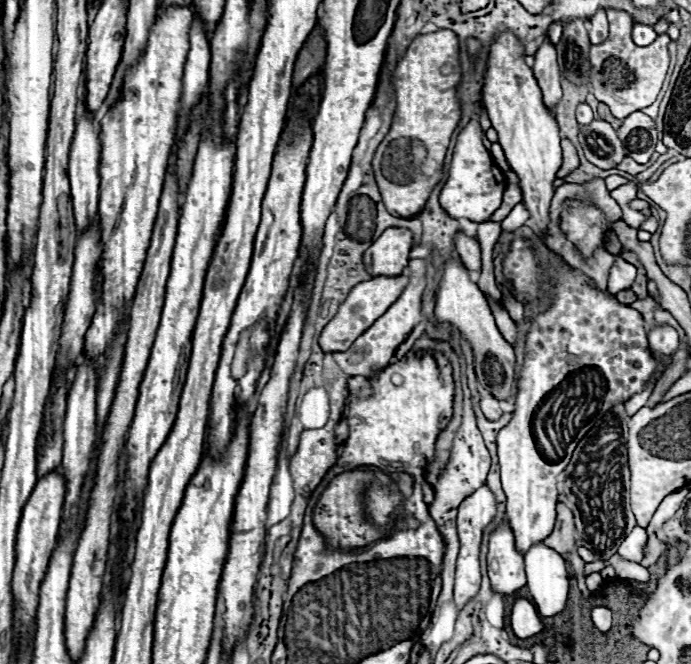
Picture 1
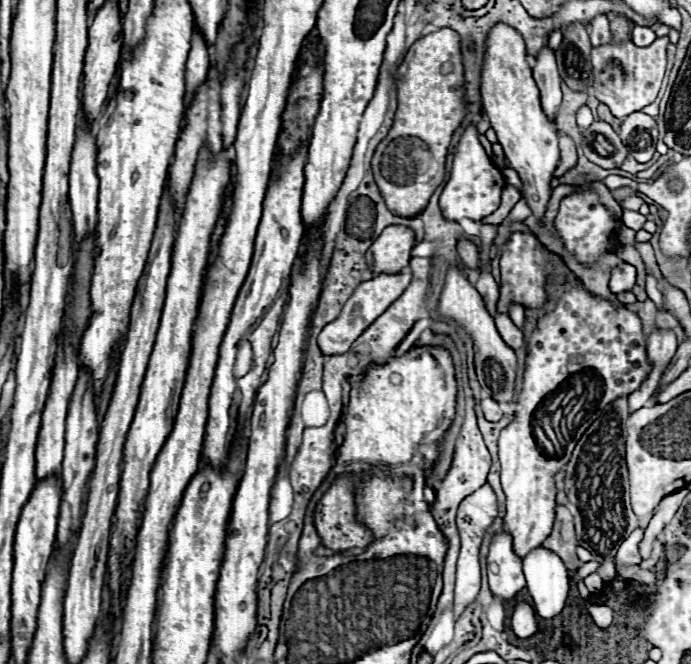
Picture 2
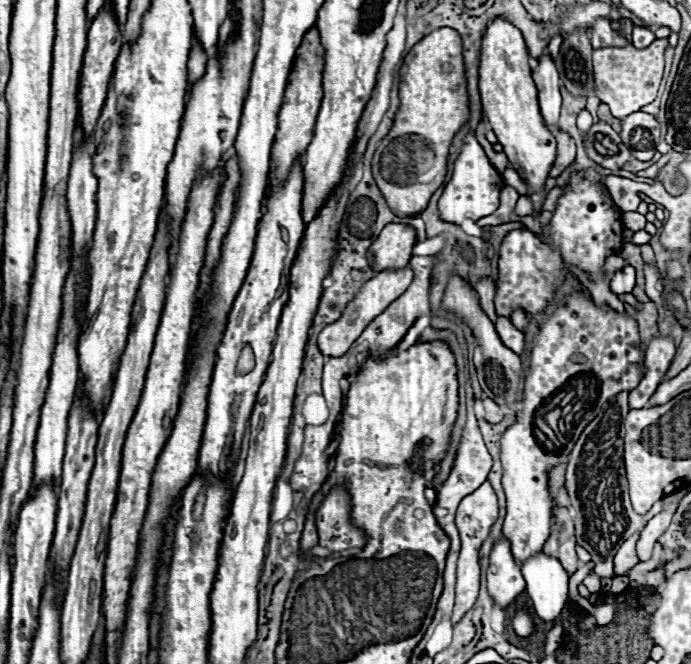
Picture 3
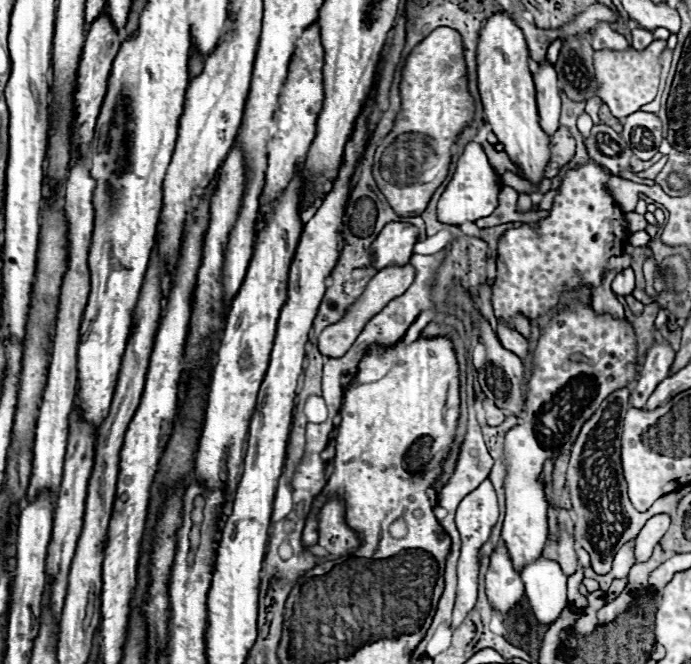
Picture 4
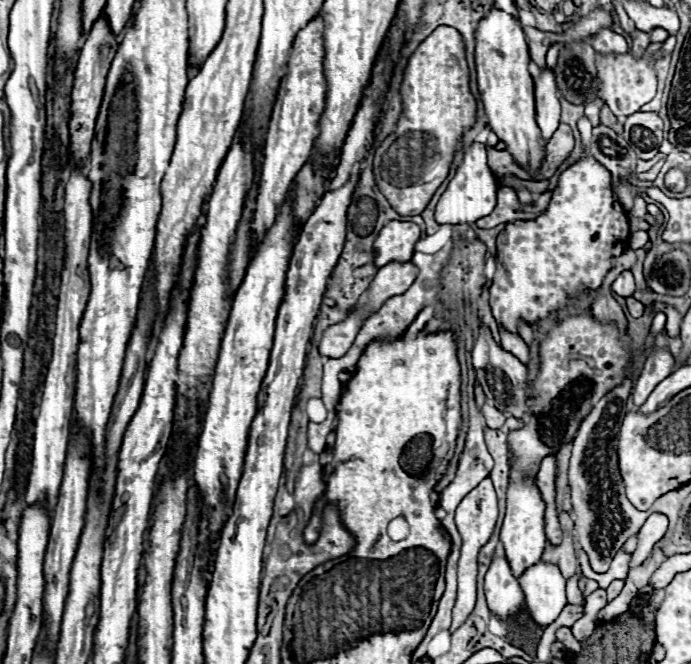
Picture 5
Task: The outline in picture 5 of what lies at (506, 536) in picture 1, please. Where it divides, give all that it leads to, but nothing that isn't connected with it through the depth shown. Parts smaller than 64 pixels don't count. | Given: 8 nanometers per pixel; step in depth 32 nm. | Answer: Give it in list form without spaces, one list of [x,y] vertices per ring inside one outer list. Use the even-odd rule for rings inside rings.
[[[504,554],[492,558],[492,564],[484,580],[484,592],[486,592],[490,612],[500,616],[502,620],[520,612],[524,600],[522,586],[520,580],[512,574]]]

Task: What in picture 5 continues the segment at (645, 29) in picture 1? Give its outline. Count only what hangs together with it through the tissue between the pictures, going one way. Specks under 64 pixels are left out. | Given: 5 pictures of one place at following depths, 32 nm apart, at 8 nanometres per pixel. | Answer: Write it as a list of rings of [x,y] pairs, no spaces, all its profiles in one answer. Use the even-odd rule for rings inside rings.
[[[634,30],[632,40],[634,40],[632,52],[634,52],[636,56],[642,56],[644,50],[646,50],[646,46],[650,44],[650,34],[648,34],[648,32],[642,32],[642,30]]]

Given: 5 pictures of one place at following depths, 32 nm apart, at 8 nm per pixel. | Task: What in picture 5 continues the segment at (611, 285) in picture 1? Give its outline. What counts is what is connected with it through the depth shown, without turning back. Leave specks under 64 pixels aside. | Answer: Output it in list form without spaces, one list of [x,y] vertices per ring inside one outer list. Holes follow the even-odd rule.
[[[624,270],[612,284],[612,290],[618,294],[618,296],[632,296],[634,292],[634,276],[630,270]]]

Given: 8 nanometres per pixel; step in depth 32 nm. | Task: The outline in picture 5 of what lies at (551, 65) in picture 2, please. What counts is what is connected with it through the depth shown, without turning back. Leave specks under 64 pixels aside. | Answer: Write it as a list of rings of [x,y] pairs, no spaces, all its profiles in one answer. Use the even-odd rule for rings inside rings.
[[[542,68],[536,84],[536,122],[542,138],[550,138],[560,124],[560,96],[556,92],[556,78],[550,68]]]

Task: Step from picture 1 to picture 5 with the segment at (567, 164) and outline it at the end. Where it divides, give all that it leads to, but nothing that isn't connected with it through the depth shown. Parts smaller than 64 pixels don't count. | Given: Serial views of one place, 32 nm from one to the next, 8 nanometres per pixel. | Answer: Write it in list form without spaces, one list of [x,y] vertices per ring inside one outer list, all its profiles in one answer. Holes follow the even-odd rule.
[[[560,124],[558,130],[554,132],[554,136],[546,144],[546,160],[544,160],[544,164],[542,164],[540,172],[538,172],[538,178],[540,180],[552,178],[556,174],[558,166],[570,156],[572,150],[574,150],[572,130],[570,130],[570,126]]]

